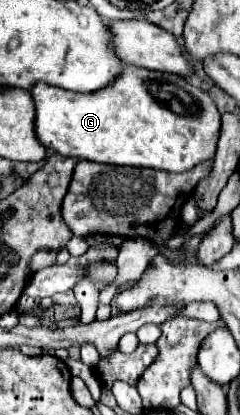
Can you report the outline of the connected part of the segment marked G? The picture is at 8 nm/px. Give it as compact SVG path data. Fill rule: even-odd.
M123 65L123 71L115 77L115 83L109 83L107 87L87 95L63 91L61 87L51 87L45 83L37 83L29 93L35 103L35 135L39 143L51 153L97 163L151 167L175 173L195 167L197 163L209 159L217 149L221 115L213 99L179 75Z

